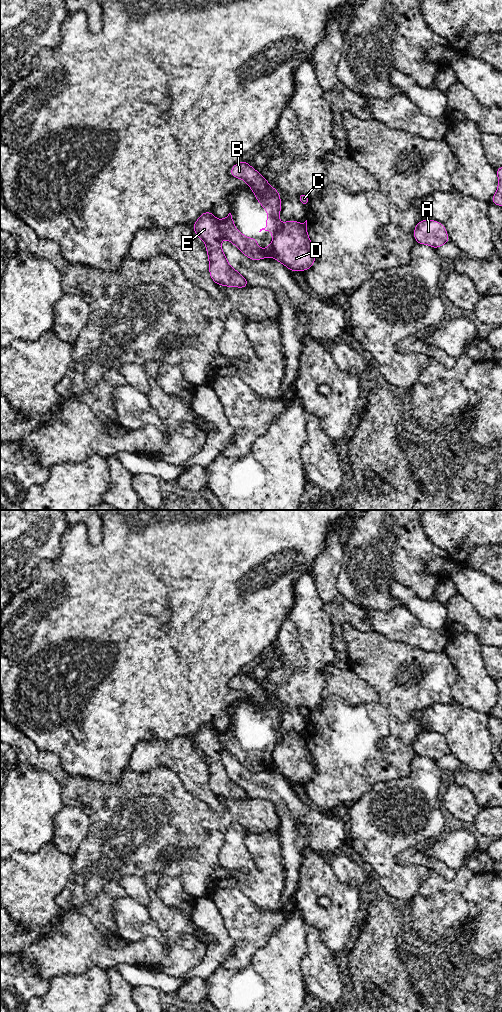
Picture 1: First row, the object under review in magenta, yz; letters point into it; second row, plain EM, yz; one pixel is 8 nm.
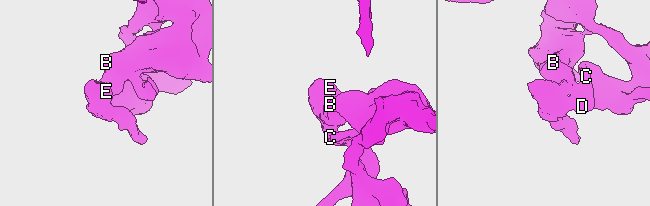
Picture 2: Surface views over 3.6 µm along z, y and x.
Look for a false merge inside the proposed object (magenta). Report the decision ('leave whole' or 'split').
split

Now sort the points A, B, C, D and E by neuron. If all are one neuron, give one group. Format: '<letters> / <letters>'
A C D / B E

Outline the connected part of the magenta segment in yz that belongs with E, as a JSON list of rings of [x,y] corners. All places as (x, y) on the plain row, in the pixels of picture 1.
[[[210,723],[204,724],[192,739],[195,746],[205,755],[209,772],[209,786],[217,797],[238,800],[245,800],[249,797],[246,790],[229,777],[221,760],[223,750],[233,755],[251,772],[258,773],[273,767],[272,756],[262,763],[256,757],[257,751],[248,750],[237,742],[231,725],[226,730],[217,732]]]

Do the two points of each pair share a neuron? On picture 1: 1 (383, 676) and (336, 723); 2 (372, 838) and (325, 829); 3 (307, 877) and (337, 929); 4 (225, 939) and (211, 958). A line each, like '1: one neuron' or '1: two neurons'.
1: one neuron
2: two neurons
3: one neuron
4: one neuron

